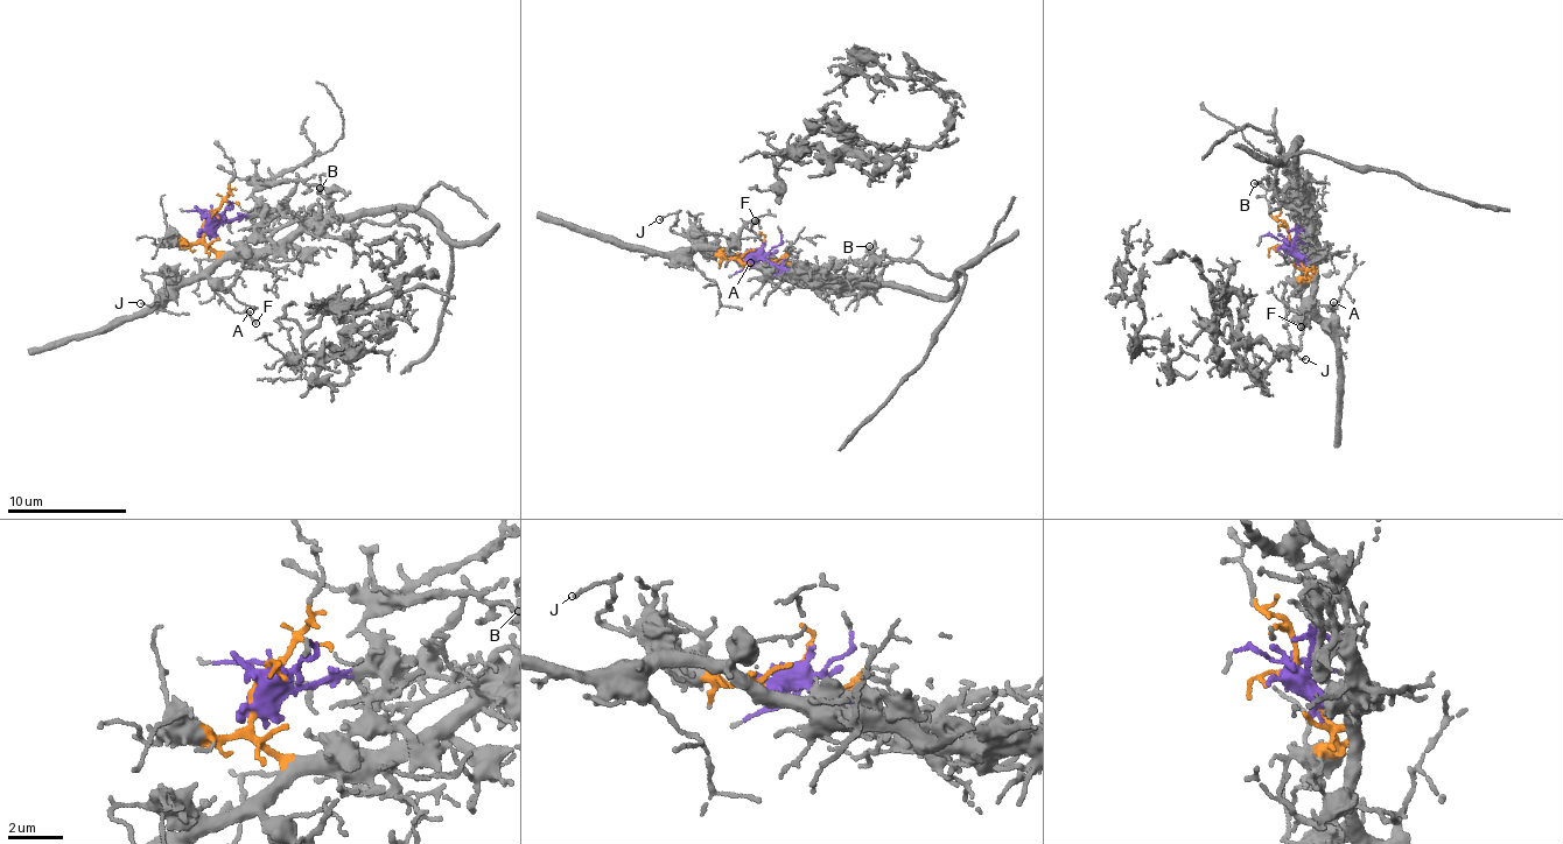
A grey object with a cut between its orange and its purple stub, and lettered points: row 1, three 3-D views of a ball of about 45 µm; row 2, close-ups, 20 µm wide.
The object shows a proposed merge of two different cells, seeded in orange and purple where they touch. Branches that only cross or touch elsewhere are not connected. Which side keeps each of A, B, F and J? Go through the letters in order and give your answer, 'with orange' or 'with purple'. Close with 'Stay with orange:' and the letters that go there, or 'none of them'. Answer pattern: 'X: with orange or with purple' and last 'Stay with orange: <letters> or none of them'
A: with orange
B: with purple
F: with orange
J: with orange
Stay with orange: A, F, J

